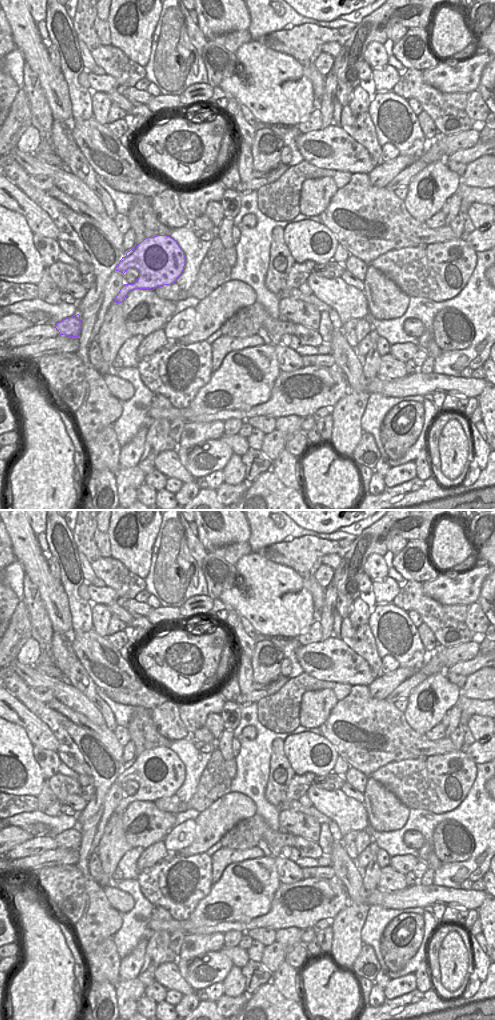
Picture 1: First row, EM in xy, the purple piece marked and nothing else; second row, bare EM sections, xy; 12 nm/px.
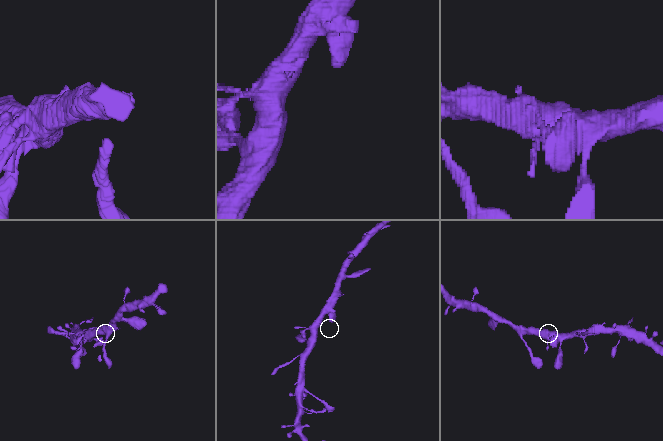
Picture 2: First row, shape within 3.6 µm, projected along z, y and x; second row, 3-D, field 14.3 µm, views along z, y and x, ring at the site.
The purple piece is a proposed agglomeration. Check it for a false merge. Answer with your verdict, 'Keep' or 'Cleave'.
Keep.

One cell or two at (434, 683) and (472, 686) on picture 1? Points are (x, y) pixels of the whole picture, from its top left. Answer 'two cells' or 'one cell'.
two cells

